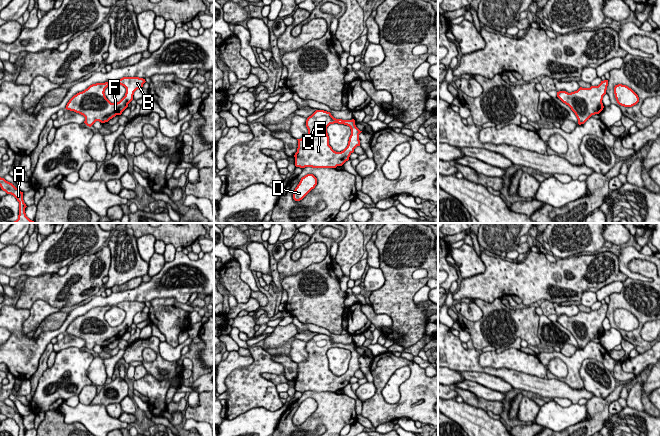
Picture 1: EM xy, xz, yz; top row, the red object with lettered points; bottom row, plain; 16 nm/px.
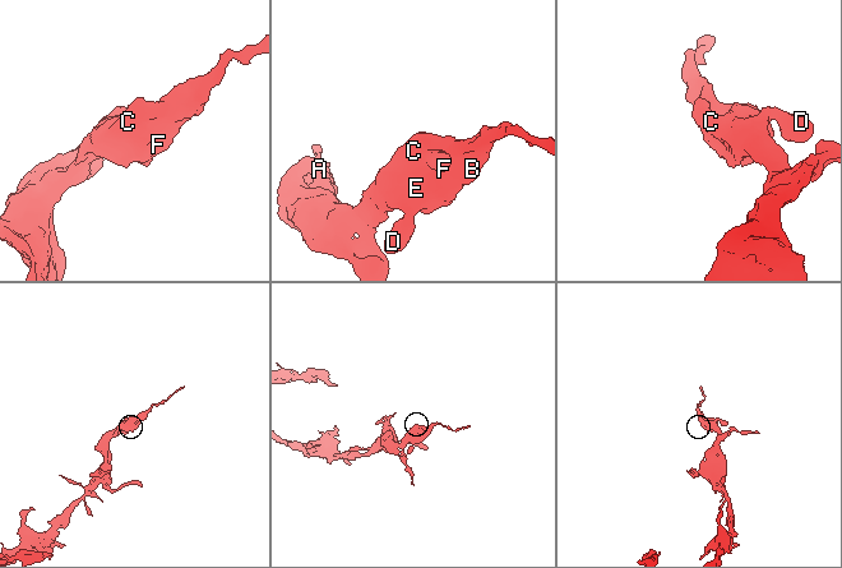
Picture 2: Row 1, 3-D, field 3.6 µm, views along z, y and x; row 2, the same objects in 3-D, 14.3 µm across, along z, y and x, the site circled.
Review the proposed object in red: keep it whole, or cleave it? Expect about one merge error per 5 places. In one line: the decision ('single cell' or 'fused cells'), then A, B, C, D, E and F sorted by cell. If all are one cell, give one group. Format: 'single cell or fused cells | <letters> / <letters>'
single cell | A B C D E F

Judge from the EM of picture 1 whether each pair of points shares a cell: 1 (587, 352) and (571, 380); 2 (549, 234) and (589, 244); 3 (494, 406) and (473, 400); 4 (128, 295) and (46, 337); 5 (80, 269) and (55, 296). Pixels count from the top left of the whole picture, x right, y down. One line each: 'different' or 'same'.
1: same
2: same
3: same
4: same
5: same

